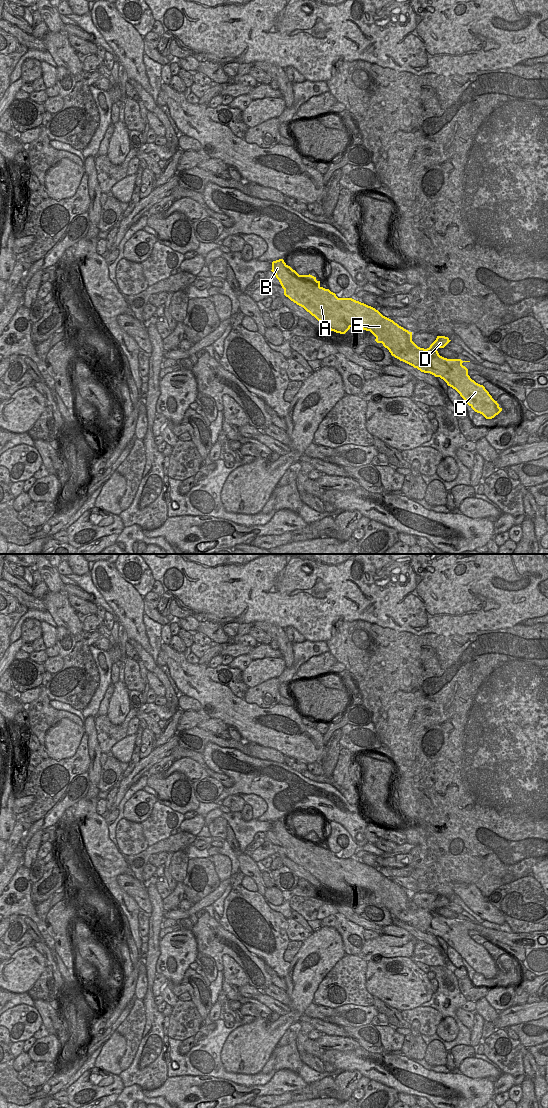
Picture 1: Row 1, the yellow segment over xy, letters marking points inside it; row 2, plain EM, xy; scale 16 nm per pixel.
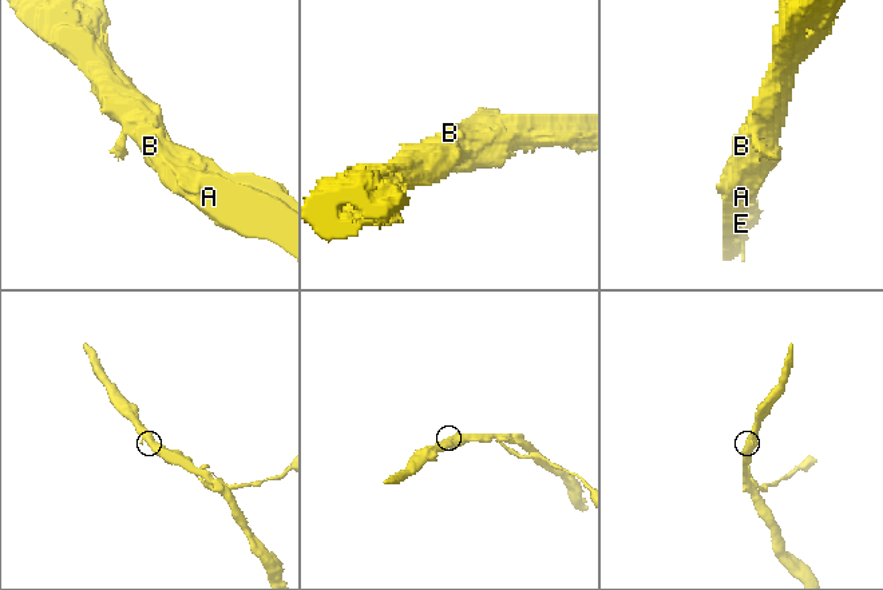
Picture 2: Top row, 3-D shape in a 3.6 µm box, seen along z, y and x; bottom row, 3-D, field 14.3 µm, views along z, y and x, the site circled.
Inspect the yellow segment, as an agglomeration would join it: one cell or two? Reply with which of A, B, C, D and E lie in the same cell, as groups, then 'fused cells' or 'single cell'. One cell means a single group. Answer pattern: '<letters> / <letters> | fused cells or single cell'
A B C E / D | fused cells

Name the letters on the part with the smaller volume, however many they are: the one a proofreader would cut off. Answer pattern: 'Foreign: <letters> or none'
Foreign: D

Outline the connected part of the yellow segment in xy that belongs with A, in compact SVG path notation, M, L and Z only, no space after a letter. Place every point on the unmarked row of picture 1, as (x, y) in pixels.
M283 819L273 821L271 831L275 834L284 849L284 855L314 876L321 882L323 887L340 894L345 894L351 887L370 891L376 897L375 901L382 903L392 916L417 928L421 932L430 933L435 937L443 939L448 946L460 954L475 972L482 974L486 979L492 979L502 971L502 968L499 967L497 961L492 958L485 947L476 943L468 935L468 929L462 923L470 921L445 919L439 915L436 908L430 910L429 908L418 907L412 901L412 892L383 876L371 866L352 858L338 858L329 849L321 847L320 841L317 841L316 837L310 834L299 835Z

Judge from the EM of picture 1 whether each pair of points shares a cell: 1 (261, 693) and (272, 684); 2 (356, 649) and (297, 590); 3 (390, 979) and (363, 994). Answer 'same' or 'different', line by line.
1: same
2: different
3: different

